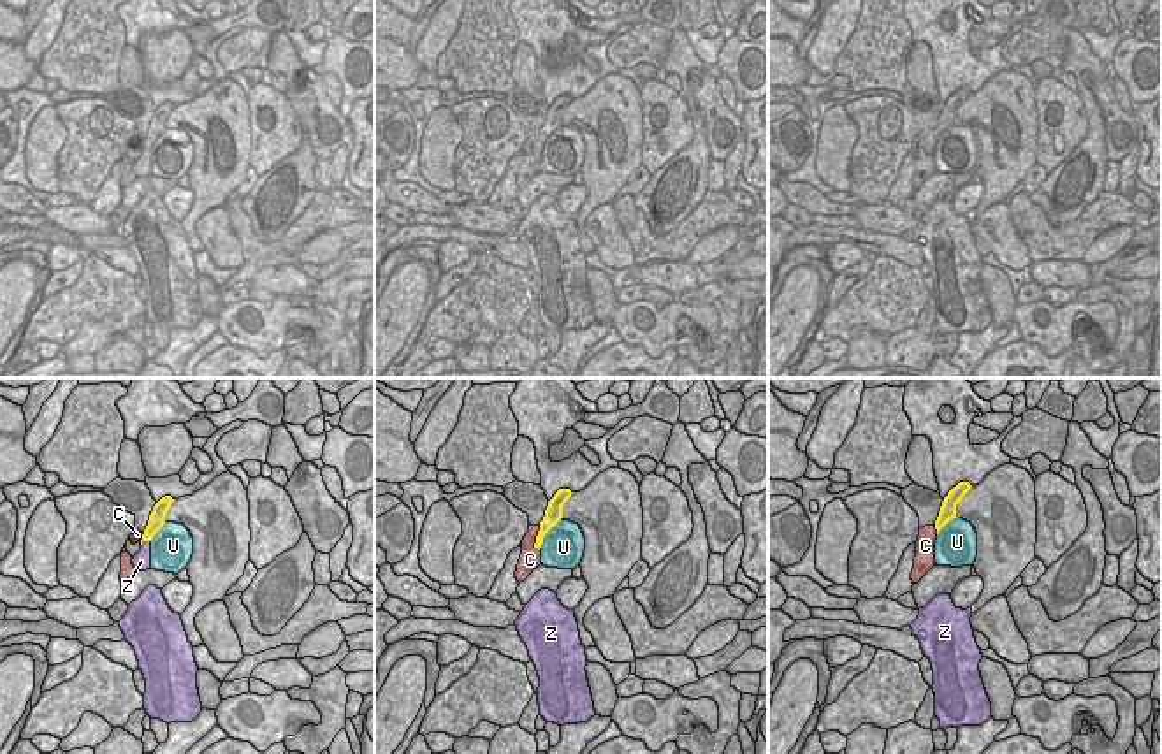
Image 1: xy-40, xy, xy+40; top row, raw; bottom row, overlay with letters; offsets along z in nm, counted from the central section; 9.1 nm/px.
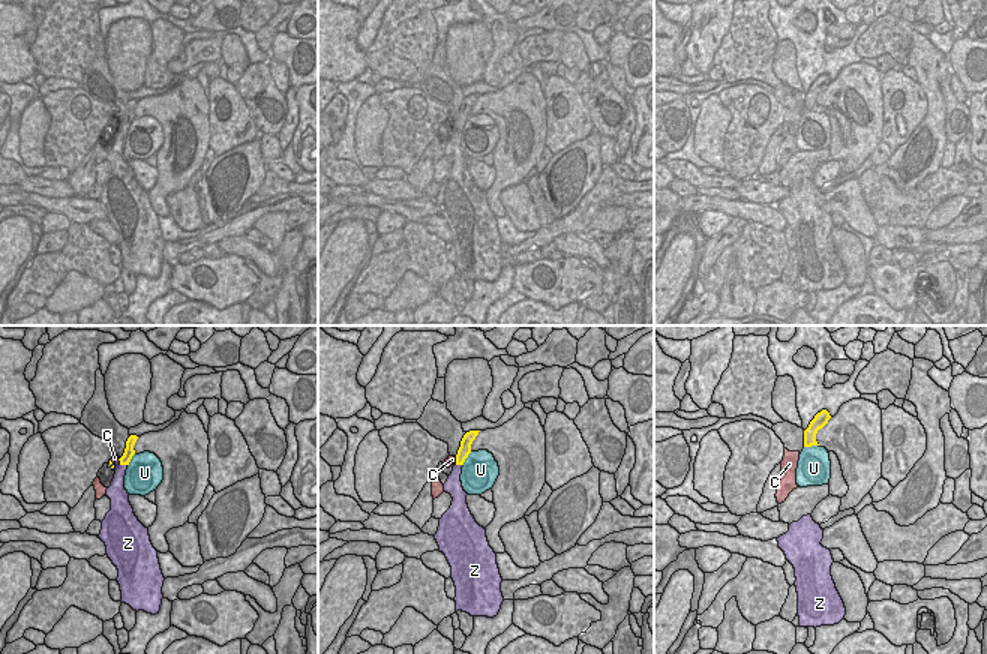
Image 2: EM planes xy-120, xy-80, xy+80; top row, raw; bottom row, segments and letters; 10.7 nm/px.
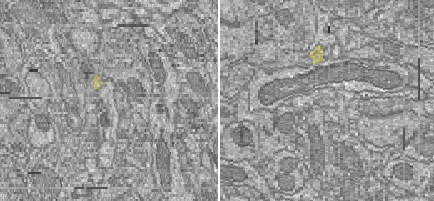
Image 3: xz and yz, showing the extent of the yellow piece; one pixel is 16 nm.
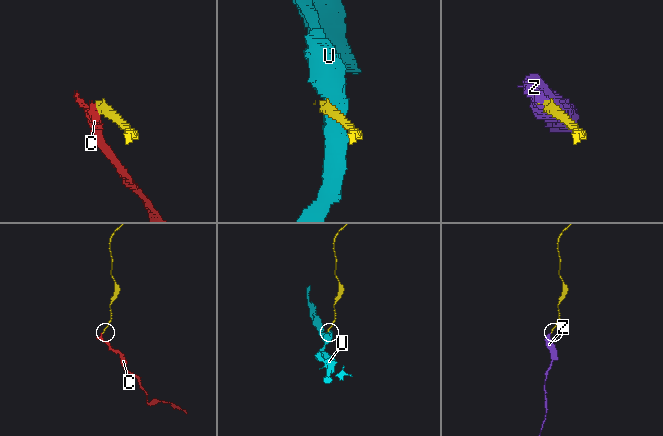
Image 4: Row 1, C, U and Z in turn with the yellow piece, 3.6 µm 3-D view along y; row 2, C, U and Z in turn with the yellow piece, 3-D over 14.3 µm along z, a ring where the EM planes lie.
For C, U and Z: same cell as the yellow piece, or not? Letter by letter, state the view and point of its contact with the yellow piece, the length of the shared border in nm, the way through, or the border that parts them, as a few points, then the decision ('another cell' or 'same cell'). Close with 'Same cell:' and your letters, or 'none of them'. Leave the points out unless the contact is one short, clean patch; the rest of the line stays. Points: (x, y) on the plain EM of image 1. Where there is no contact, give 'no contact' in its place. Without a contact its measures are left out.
C: meets yellow in xy at (537, 144); contact 220 nm long; border along xy (540, 132), (535, 143), (535, 155); another cell
U: meets yellow in xy at (547, 137); contact 340 nm long; border along xy (561, 123), (545, 141), (540, 153); another cell
Z: meets yellow in xy-40 at (145, 146); contact 110 nm long; runs through xy-40 (157, 125), (145, 146), (141, 167); same cell
Same cell: Z

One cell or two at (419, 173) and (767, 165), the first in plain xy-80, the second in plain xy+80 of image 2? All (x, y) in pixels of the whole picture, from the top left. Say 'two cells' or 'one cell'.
one cell

